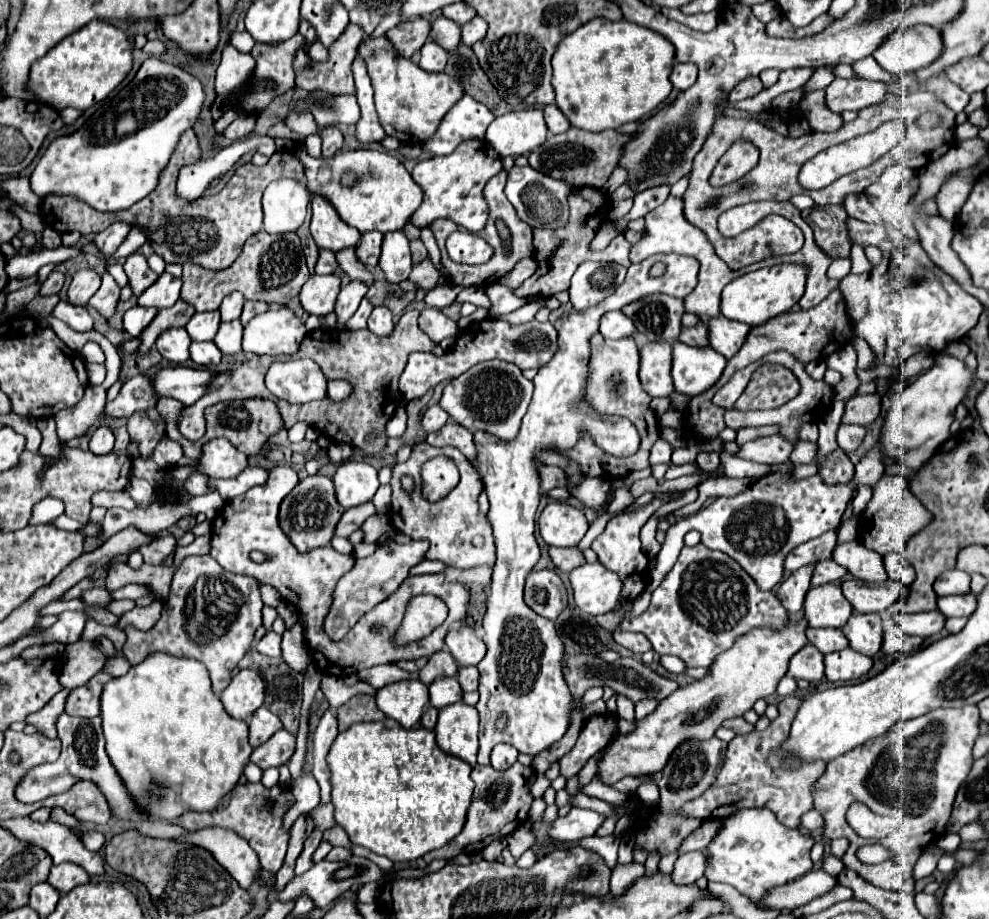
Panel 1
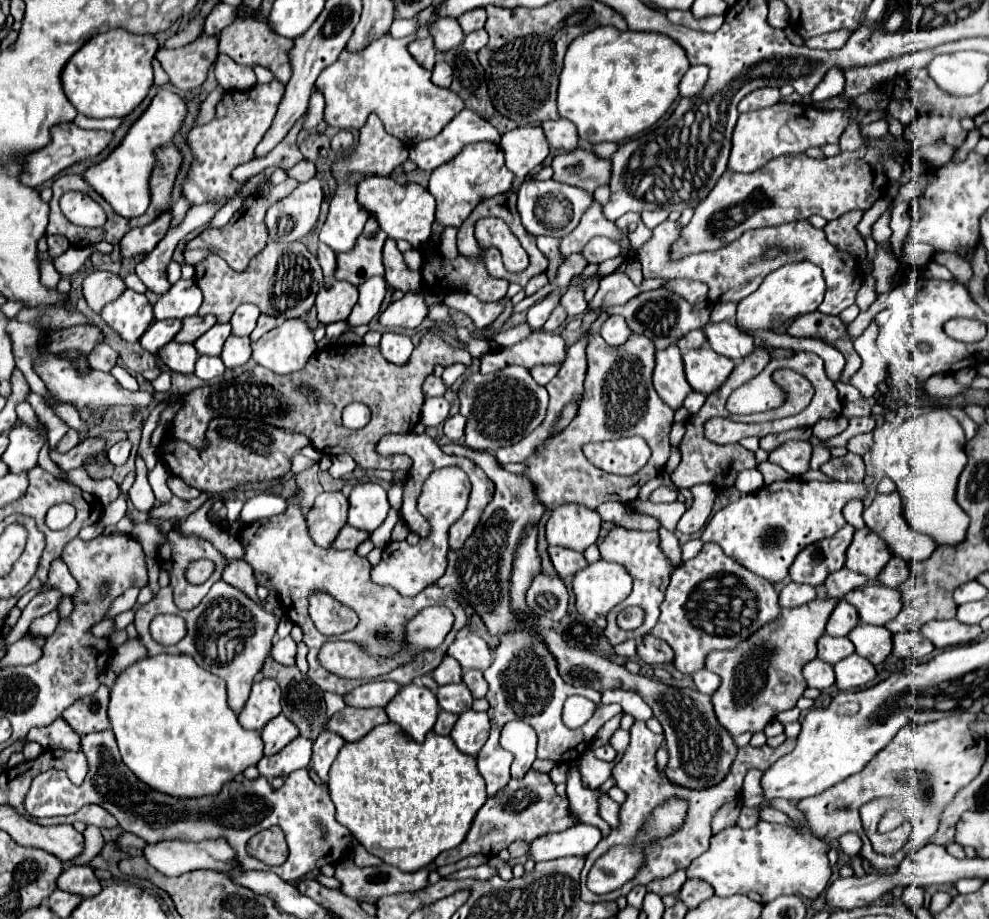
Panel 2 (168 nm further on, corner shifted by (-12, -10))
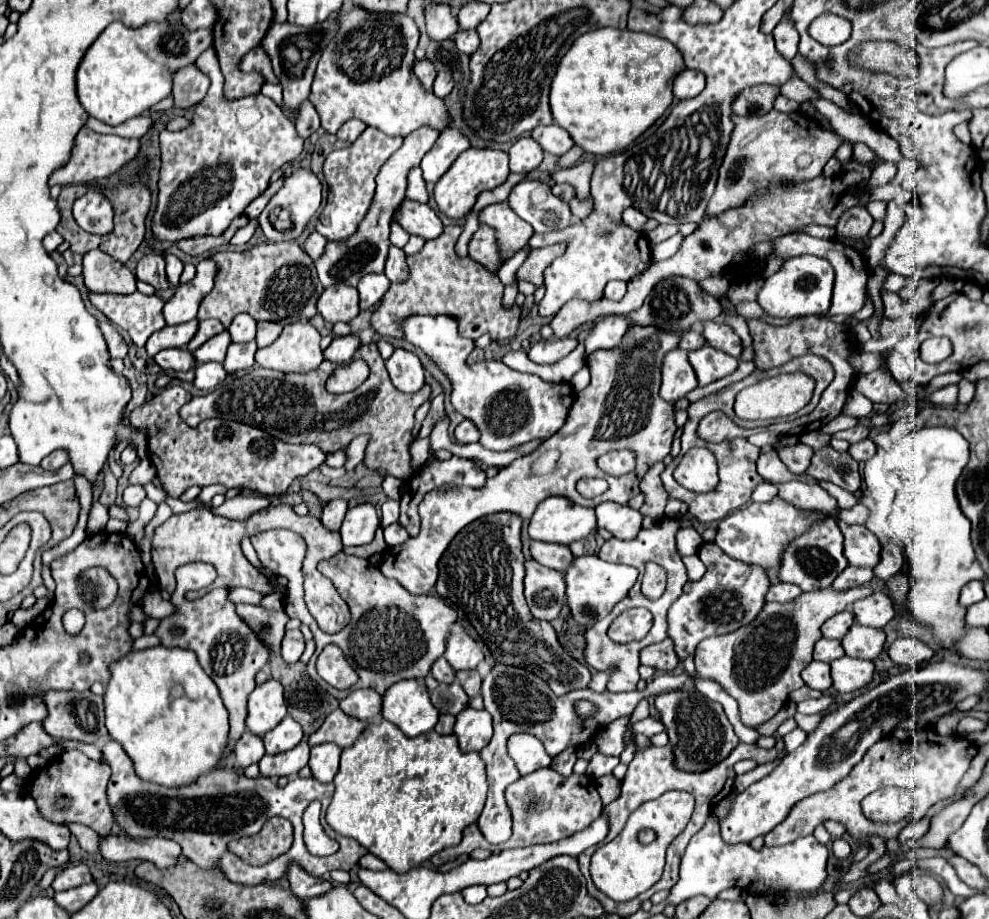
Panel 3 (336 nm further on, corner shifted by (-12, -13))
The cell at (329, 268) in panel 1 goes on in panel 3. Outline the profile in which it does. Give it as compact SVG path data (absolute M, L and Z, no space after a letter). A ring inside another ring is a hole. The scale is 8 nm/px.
M313 231L313 233L307 237L307 241L305 241L305 253L307 253L313 261L317 261L317 259L323 255L325 245L327 245L327 239L325 239L323 235L319 235L317 231Z

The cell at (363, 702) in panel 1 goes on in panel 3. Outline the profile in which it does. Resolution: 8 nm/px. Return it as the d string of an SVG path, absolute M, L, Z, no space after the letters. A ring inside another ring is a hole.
M335 709L325 723L321 725L319 731L315 731L309 737L309 745L319 745L319 743L337 743L341 749L351 747L357 737L363 733L363 729L367 727L367 721L361 719L353 719L349 715L345 715L341 709Z

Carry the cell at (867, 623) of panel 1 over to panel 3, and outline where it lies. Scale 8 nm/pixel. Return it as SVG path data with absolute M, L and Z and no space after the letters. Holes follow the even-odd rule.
M855 623L843 637L843 649L849 657L875 661L885 647L885 631Z

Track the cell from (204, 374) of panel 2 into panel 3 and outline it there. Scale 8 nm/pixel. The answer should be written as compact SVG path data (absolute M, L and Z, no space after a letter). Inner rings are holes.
M199 363L195 367L195 387L201 391L213 389L215 385L219 385L225 379L225 369L221 363Z

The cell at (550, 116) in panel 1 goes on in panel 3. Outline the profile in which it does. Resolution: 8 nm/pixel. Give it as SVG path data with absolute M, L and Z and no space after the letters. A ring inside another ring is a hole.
M555 123L545 127L545 125L539 125L531 137L543 147L543 151L547 153L553 153L553 155L565 155L571 147L573 147L573 139L569 137L569 133L561 127L557 127Z

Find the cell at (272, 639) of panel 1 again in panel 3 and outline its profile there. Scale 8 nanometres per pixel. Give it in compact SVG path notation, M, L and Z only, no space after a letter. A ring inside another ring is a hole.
M293 629L293 631L287 631L285 637L283 637L283 643L281 643L281 657L285 663L297 663L301 653L305 649L305 641L303 641L303 635L299 629Z

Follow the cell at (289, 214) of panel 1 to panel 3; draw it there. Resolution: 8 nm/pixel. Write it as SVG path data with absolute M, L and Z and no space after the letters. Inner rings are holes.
M297 169L295 173L291 173L285 179L283 187L271 197L271 201L267 203L267 207L259 215L259 227L269 241L295 241L301 235L301 231L305 229L305 225L309 223L309 219L319 209L319 205L321 205L319 179L311 171Z

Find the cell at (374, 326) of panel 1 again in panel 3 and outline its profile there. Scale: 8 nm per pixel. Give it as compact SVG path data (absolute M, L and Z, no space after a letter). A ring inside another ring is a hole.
M395 349L393 355L385 361L385 367L389 371L389 377L393 381L393 385L399 391L405 393L415 393L421 389L421 385L425 383L425 375L423 375L423 367L421 361L415 353L405 351L405 349Z

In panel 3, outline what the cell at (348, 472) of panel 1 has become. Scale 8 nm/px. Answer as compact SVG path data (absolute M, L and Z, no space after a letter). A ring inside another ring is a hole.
M361 503L347 509L345 521L339 533L341 533L343 545L351 547L351 545L371 543L377 529L379 529L379 515L377 515L375 505Z

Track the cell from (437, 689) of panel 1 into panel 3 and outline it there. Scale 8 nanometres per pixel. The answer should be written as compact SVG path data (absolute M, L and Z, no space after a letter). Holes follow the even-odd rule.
M457 681L449 685L439 685L431 693L431 701L439 709L439 713L449 713L449 715L459 715L469 705L469 697Z

